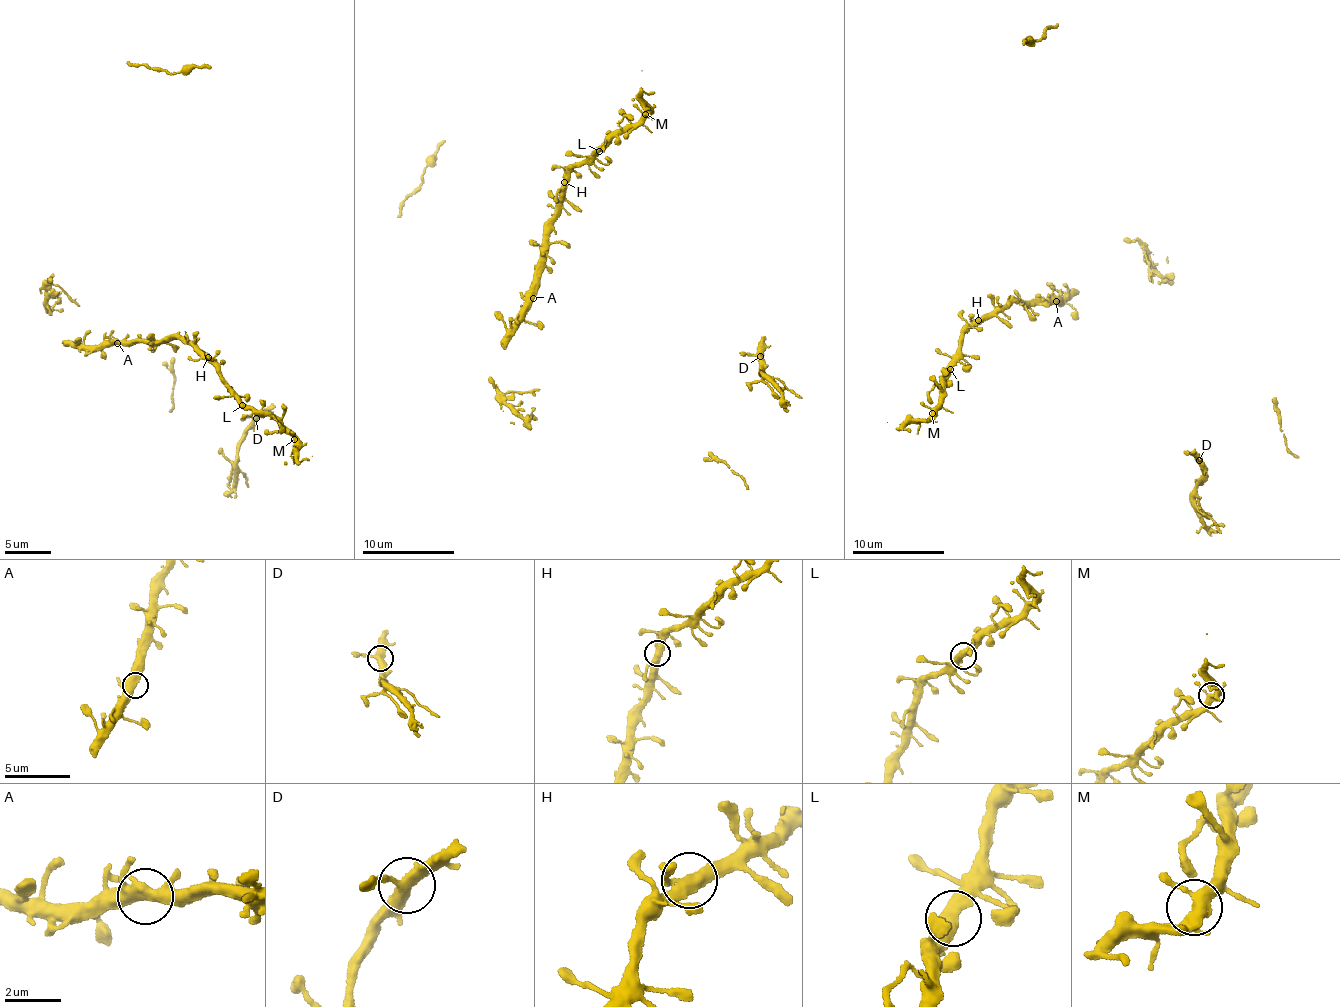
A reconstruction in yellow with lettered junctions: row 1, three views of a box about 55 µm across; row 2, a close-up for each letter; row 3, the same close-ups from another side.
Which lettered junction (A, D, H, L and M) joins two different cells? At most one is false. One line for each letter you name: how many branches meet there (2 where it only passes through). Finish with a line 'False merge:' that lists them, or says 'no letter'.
False merge: no letter

